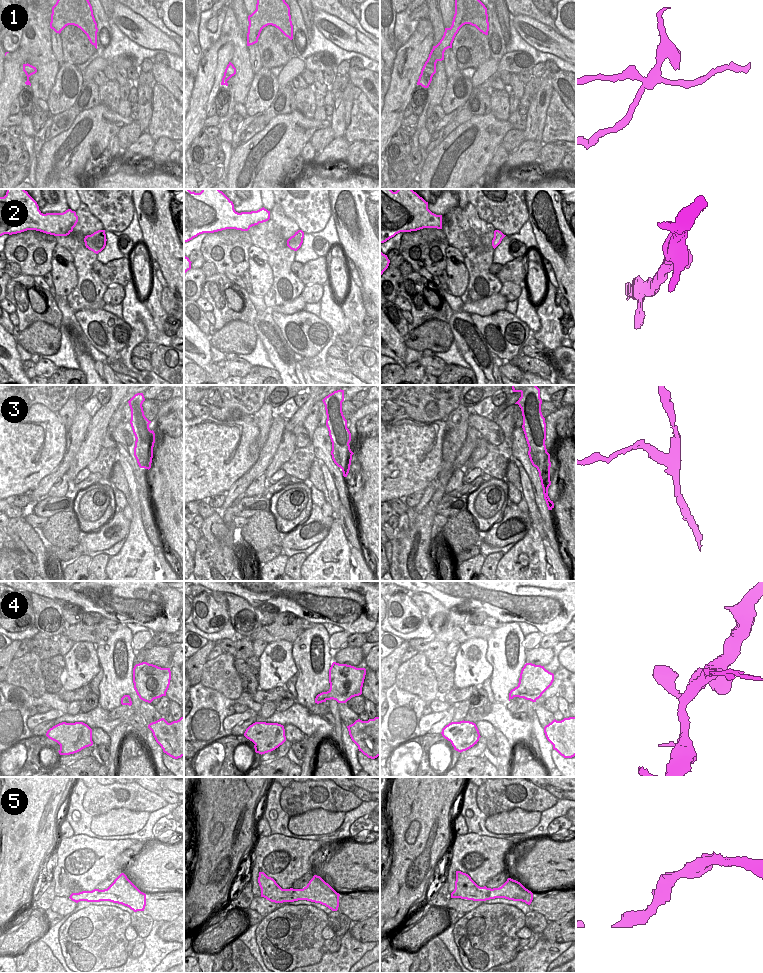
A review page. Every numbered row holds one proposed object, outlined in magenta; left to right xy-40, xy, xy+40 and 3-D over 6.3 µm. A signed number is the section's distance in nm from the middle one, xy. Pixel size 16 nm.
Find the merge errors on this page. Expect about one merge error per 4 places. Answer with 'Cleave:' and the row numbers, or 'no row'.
Cleave: 1, 3

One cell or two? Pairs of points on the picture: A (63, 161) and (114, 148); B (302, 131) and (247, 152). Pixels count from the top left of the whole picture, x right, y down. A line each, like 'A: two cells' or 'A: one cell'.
A: two cells
B: one cell

